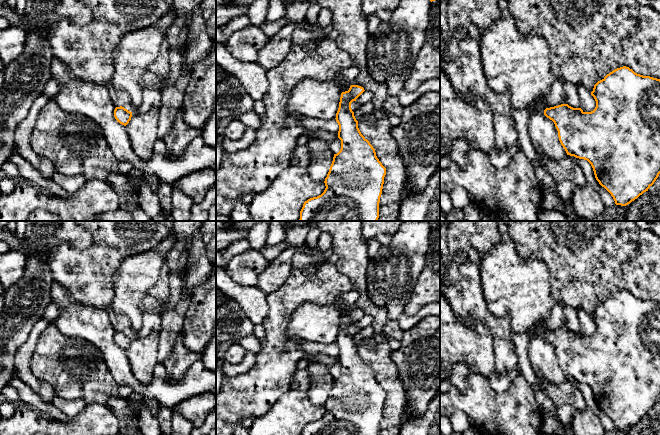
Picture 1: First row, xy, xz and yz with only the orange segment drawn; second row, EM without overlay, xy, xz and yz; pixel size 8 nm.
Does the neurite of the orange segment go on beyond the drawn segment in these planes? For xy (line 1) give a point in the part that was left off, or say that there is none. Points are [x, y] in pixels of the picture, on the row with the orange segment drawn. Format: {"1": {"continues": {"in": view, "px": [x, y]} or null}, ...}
{"1": {"continues": null}}

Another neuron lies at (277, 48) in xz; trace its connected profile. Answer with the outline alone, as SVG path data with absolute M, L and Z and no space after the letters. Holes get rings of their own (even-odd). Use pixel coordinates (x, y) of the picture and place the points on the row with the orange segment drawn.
M290 23L278 31L267 44L259 50L257 63L269 70L279 66L292 47L292 35L296 28L308 28L305 23Z

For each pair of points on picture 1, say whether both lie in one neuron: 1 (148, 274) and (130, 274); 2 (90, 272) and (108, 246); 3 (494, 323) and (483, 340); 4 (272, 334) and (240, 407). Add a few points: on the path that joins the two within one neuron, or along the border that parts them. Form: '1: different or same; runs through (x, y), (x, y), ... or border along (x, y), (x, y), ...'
1: same; runs through (144, 274), (134, 274)
2: same; runs through (95, 266), (106, 252)
3: different; border along (467, 323), (487, 327), (494, 353)
4: same; runs through (271, 352), (271, 376), (258, 389)

